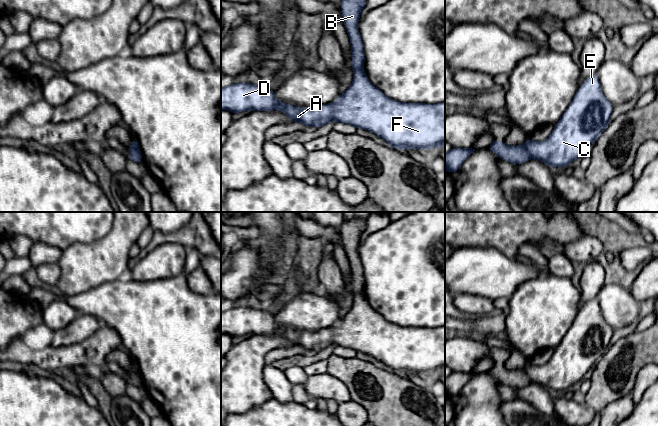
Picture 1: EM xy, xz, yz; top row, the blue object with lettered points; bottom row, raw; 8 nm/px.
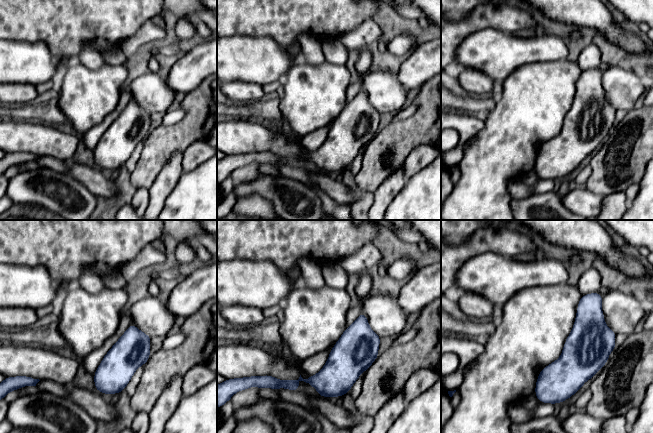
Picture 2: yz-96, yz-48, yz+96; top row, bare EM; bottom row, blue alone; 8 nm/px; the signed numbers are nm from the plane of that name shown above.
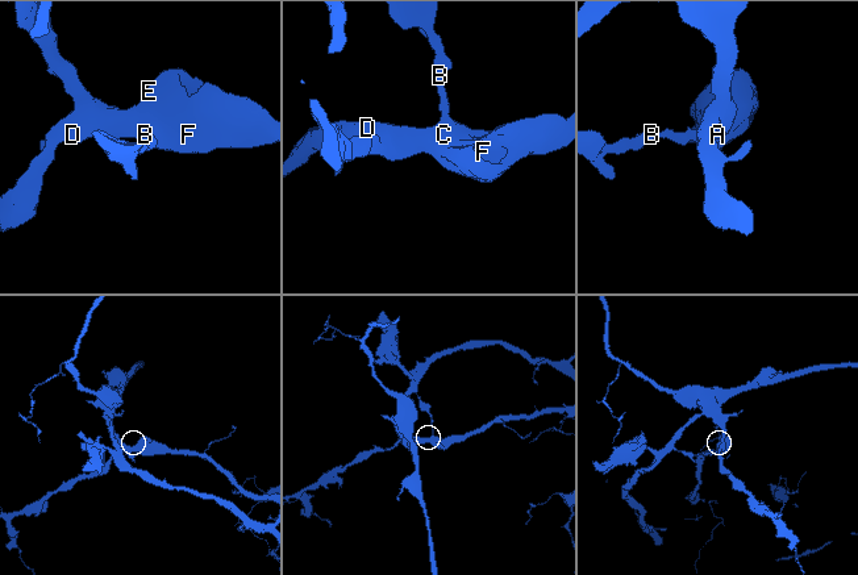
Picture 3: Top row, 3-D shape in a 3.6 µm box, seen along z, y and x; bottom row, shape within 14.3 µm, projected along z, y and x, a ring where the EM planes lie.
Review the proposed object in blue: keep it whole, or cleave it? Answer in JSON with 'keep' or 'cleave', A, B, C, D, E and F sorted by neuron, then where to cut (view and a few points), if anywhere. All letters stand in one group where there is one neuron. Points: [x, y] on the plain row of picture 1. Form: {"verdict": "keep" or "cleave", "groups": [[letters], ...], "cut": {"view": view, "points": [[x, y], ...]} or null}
{"verdict": "cleave", "groups": [["A", "C", "D", "E", "F"], ["B"]], "cut": {"view": "yz", "points": [[524, 368], [531, 381]]}}

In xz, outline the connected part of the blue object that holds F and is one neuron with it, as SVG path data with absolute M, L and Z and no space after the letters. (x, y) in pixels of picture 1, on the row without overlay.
M355 294L351 310L330 328L318 331L296 331L276 323L275 315L266 310L233 307L221 312L221 334L231 337L251 335L278 334L289 340L290 346L301 346L307 351L320 352L329 346L341 346L365 353L377 359L390 371L405 375L406 373L427 374L445 370L445 325L438 328L407 327L388 322L368 303L364 294Z

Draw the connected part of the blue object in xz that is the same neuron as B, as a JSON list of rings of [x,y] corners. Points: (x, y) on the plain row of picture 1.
[[[361,215],[343,221],[340,227],[342,244],[350,262],[352,277],[351,292],[354,295],[364,294],[364,270],[357,249],[360,238],[366,230],[366,226],[366,215]]]

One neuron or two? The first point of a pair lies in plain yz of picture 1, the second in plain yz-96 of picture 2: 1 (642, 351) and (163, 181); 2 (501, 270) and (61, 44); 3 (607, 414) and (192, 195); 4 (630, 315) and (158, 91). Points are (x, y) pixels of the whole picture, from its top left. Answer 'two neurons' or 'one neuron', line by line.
1: two neurons
2: two neurons
3: two neurons
4: one neuron

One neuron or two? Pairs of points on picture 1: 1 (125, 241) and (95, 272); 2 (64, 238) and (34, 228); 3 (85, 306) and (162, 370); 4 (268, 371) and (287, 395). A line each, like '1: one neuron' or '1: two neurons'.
1: one neuron
2: one neuron
3: one neuron
4: one neuron

